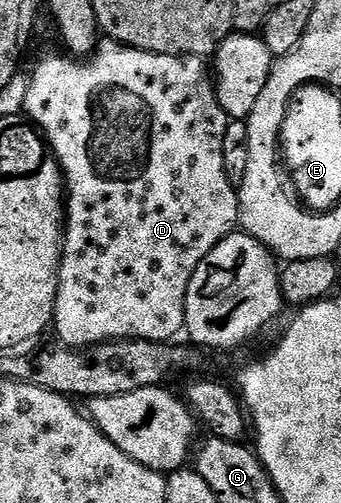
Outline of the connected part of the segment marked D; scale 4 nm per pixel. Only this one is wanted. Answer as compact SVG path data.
M105 37L93 48L91 54L84 61L78 61L68 54L49 55L46 59L41 59L33 67L33 76L29 79L29 88L25 91L25 111L24 114L35 124L38 131L41 132L48 148L57 159L57 164L61 166L61 174L66 189L65 196L65 221L63 224L63 242L61 245L61 268L57 274L57 307L53 310L53 323L55 331L57 327L56 338L67 347L90 347L96 343L107 343L115 339L146 339L152 343L167 343L178 338L177 334L182 334L185 325L185 302L187 301L187 289L191 285L191 277L195 277L195 269L219 245L228 235L234 234L238 230L239 220L241 218L241 200L239 198L238 188L233 187L227 179L223 167L223 139L227 133L230 122L229 115L219 105L217 100L217 89L214 80L205 72L206 60L199 55L160 55L154 51L141 51L137 47L127 47L123 43L117 43L114 39Z

